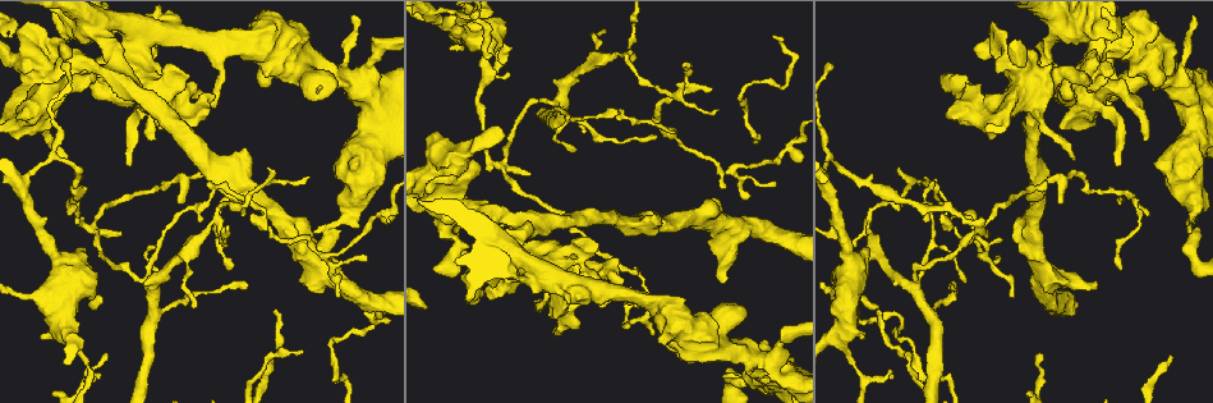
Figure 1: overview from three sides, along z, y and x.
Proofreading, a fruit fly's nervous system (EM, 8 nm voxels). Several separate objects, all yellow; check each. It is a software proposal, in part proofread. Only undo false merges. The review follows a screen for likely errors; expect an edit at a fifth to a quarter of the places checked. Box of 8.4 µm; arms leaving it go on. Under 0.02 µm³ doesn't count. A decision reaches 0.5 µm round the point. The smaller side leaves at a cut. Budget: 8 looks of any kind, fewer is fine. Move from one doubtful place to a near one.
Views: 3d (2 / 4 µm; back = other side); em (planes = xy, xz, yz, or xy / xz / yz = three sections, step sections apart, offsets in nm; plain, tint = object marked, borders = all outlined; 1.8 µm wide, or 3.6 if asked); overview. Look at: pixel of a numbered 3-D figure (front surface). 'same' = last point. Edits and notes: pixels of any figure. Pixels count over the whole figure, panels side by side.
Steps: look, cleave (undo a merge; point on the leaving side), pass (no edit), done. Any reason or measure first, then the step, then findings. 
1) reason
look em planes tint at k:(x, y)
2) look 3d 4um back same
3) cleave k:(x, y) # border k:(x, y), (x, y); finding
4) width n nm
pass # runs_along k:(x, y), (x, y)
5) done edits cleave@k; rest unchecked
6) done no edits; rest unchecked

sharp bend
look em 3.6um planes plain at 1:(775, 358)

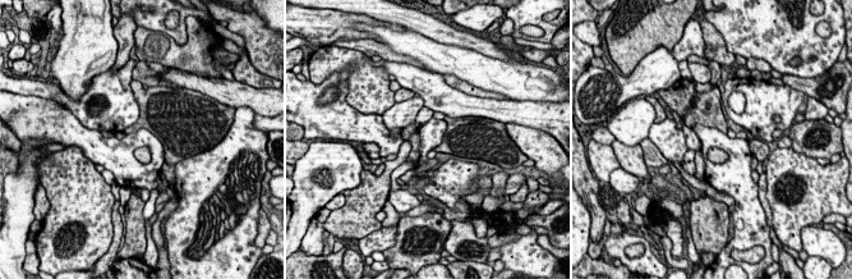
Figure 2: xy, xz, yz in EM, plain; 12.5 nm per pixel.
look em 3.6um planes tint same

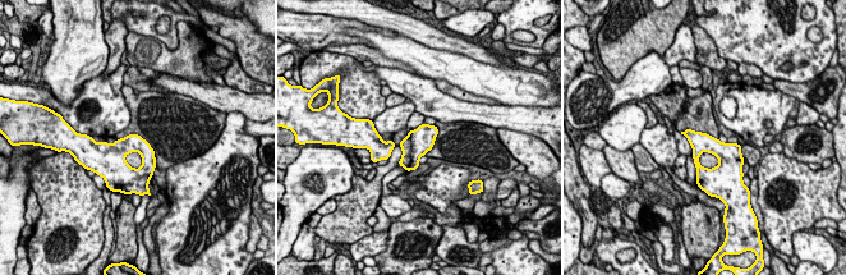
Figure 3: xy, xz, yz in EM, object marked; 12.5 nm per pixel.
width 240 nm
pass # continuous, no second neuron

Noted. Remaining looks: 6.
calibre changes
look em planes tint at 1:(990, 108)

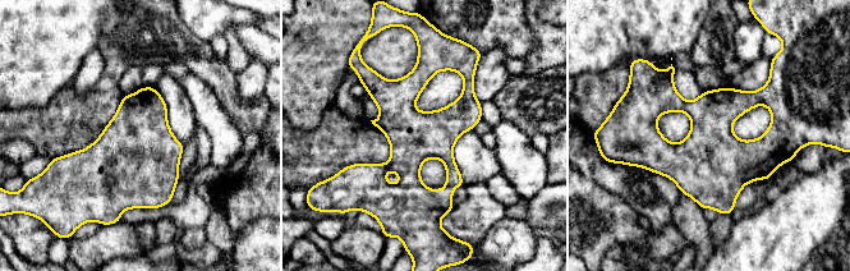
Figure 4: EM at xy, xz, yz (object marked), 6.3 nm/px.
pass # continuous, no second neuron

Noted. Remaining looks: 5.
three arms meet
look em planes tint at 1:(497, 165)

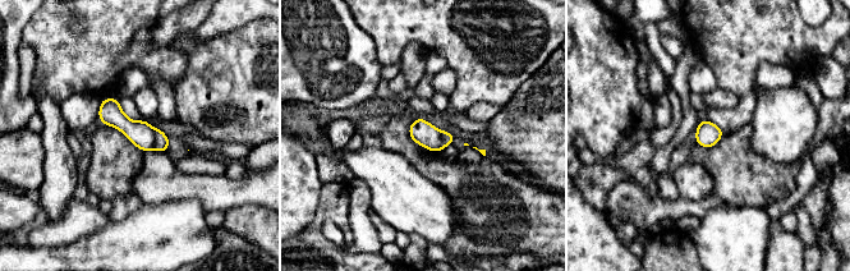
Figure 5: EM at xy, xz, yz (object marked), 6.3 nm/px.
width 160 nm
cleave 5:(161, 142) # border 5:(154, 129), (154, 147), (156, 150); two neurons meet here

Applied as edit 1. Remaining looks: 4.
done edits cleave@5; rest unchecked

